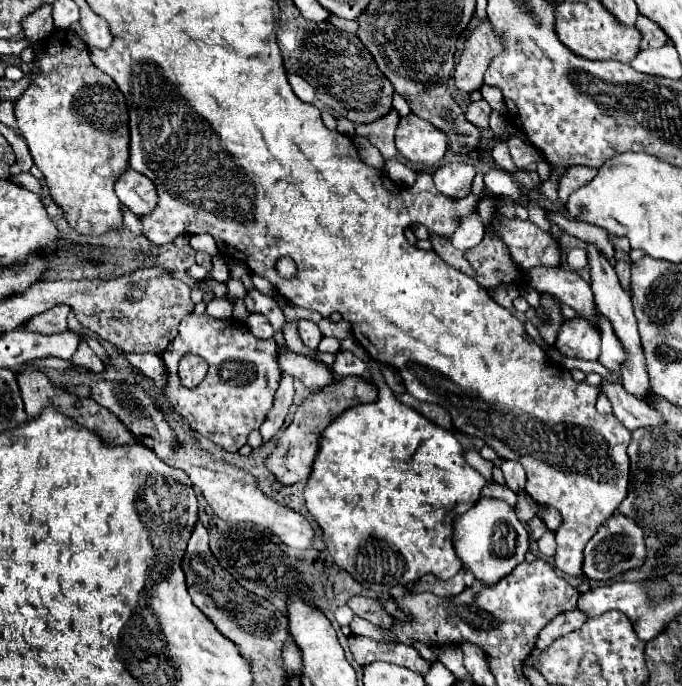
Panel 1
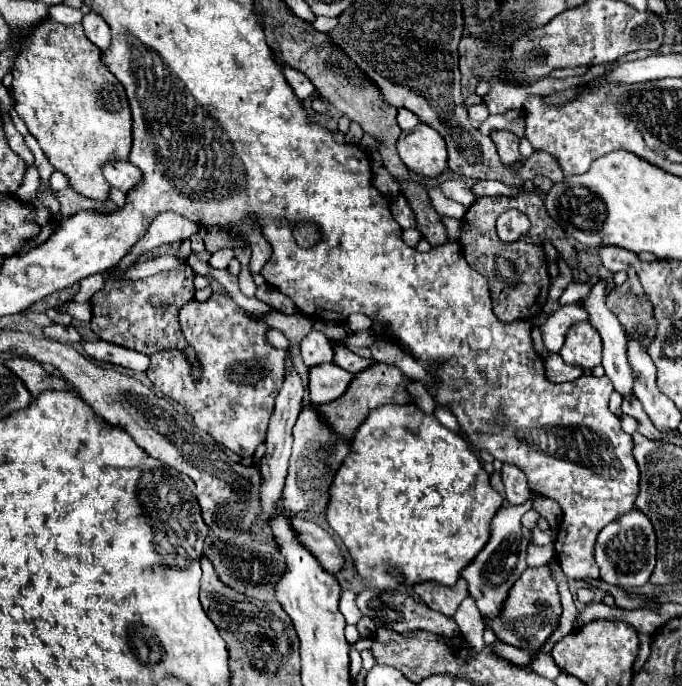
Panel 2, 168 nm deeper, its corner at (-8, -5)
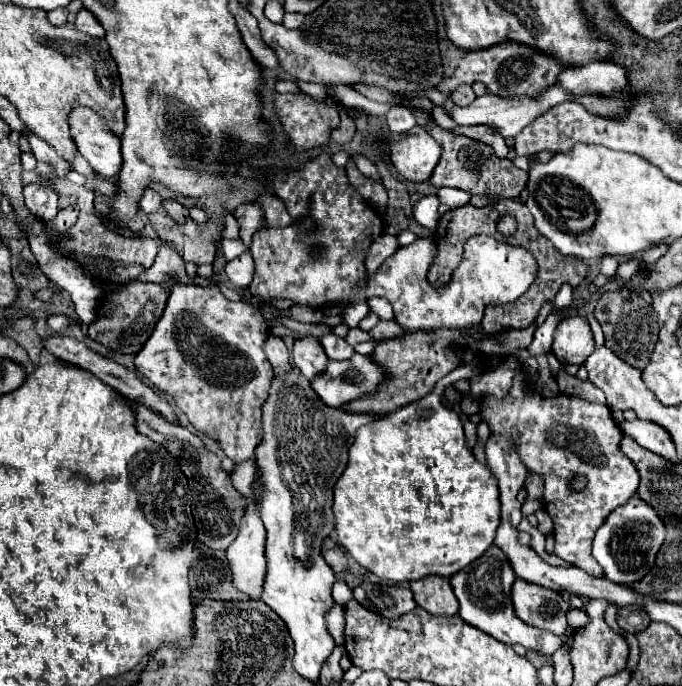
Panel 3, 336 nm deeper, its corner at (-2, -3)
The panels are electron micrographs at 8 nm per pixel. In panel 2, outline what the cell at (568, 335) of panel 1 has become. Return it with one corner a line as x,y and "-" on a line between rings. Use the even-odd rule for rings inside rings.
588,321
572,325
566,333
560,357
564,359
564,363
576,365
580,369
592,369
600,365
602,341
598,331

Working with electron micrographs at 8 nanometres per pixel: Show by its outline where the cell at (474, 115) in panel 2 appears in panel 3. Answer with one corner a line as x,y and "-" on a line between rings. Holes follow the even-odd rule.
460,85
456,87
456,91
452,93
452,101
458,105
458,107
468,107
472,101
476,99
474,91
470,85

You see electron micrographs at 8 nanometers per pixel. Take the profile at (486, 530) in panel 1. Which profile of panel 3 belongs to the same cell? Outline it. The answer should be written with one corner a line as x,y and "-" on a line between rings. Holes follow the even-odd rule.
492,545
482,557
478,557
474,563
470,563
468,567
464,567
462,571
458,571
456,575
450,577
452,589
460,603
458,615
462,619
466,619
470,625
478,627
480,631
486,631
488,635
492,635
494,639
498,639
506,645
520,643
526,649
536,649
542,655
552,657
554,651
560,649
562,641
554,633
538,631
538,629
522,623
514,615
514,607
512,607
512,599
510,599
510,587
512,587
514,579
516,579
516,575
514,575
514,569
510,567
510,559
498,545

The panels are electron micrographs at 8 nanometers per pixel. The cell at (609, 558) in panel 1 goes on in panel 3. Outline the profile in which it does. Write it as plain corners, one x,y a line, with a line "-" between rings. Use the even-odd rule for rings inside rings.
632,497
626,505
618,507
618,511
612,511
606,523
596,531
592,541
592,555
602,565
606,579
622,585
632,585
650,571
650,565
654,565
662,541
664,523
658,519
648,503

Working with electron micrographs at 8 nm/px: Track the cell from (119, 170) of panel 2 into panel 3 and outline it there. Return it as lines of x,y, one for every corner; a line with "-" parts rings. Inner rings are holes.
76,107
70,113
70,129
78,147
78,153
92,165
92,169
112,179
122,169
120,139
96,117
88,107

